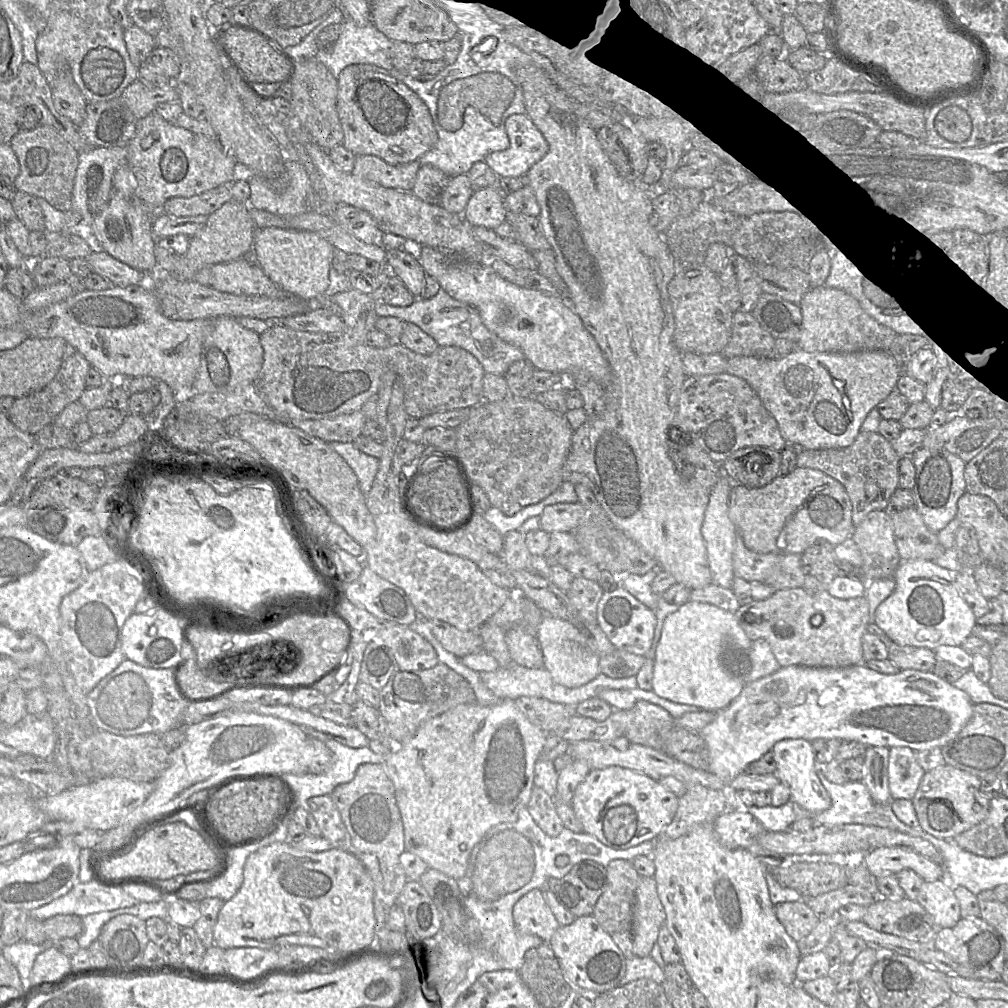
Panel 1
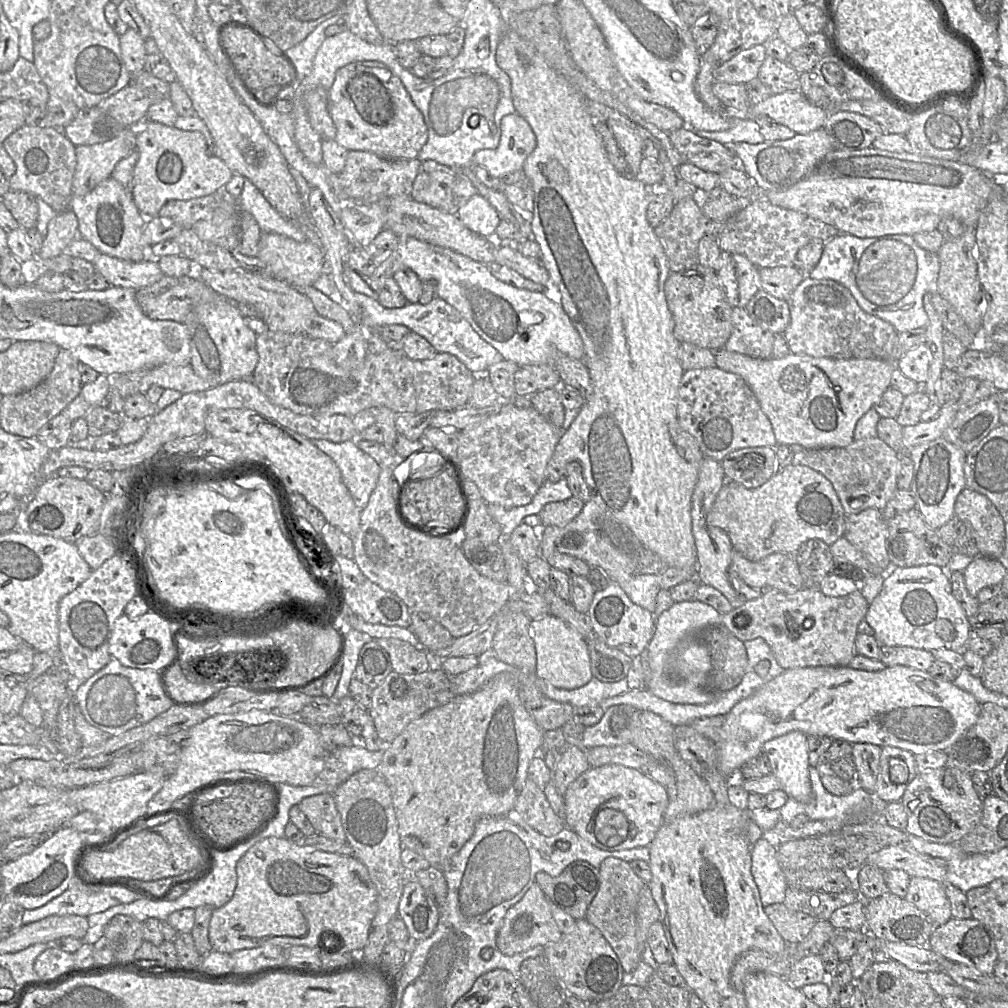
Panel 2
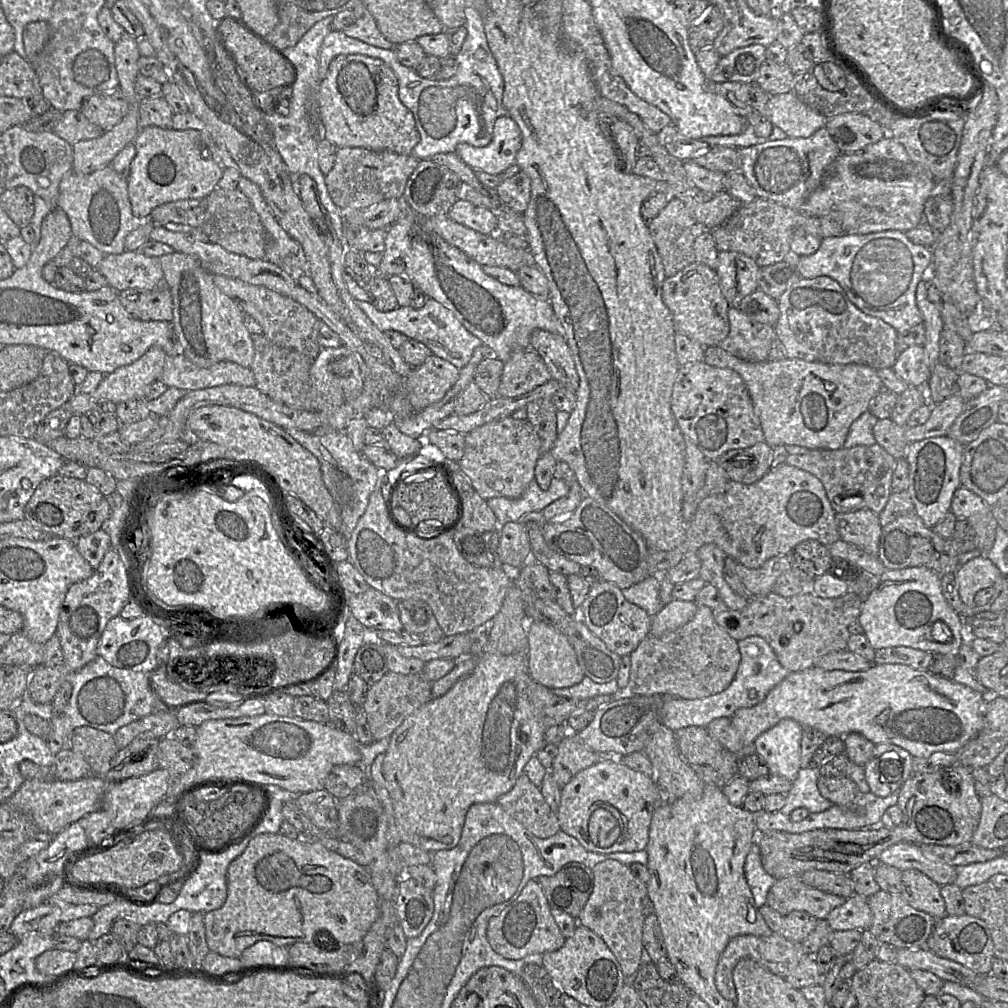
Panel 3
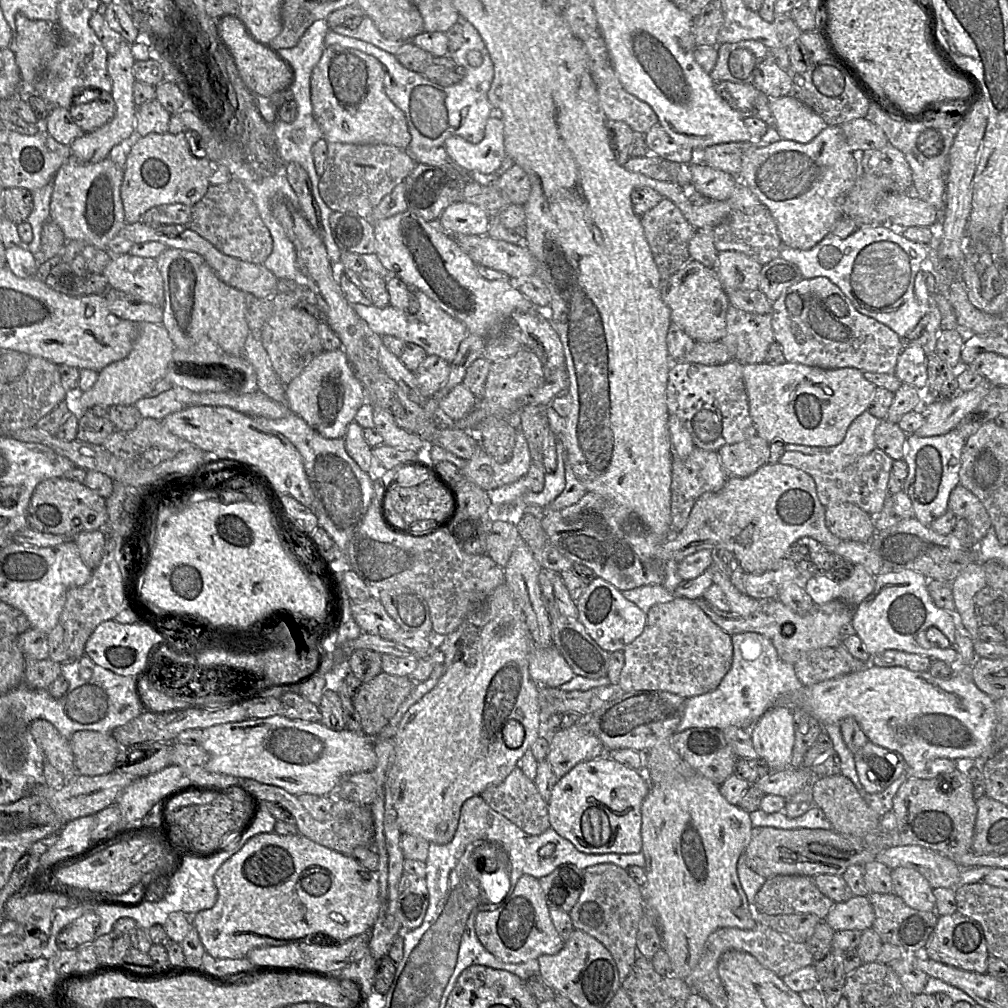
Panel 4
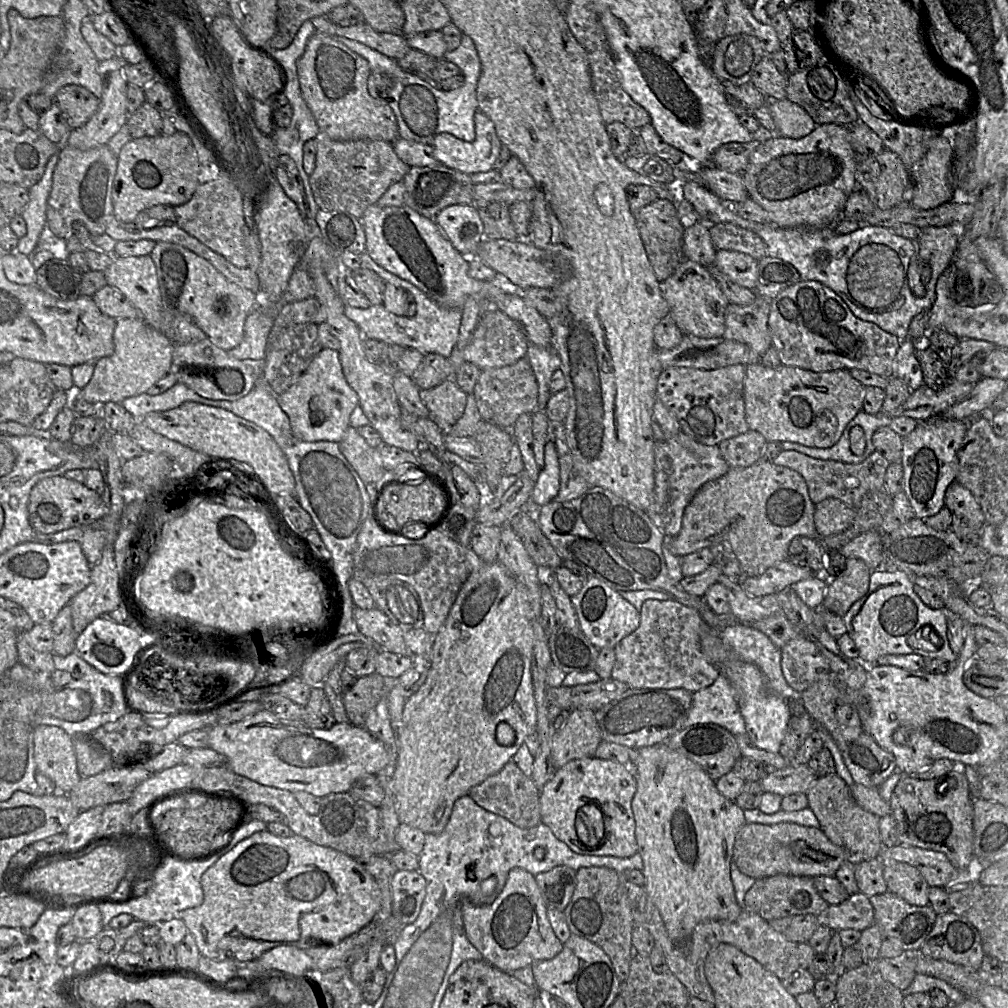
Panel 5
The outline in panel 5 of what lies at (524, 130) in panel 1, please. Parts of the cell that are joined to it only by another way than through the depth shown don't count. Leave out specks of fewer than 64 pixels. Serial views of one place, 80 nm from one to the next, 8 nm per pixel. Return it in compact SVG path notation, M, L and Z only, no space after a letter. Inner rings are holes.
M477 111L474 116L475 140L463 141L449 133L441 133L432 143L433 155L446 167L472 175L493 169L502 143L495 124L485 114Z

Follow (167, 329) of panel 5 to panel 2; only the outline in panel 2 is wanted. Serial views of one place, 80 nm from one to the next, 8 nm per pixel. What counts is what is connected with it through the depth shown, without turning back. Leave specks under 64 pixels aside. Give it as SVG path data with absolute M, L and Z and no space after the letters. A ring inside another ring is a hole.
M100 253L93 265L95 272L101 274L110 286L138 290L163 277L157 259L132 262Z

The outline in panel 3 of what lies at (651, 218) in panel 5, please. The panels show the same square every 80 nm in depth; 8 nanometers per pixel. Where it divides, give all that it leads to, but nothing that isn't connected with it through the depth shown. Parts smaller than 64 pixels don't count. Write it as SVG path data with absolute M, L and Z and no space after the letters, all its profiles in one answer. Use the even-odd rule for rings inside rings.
M671 196L667 205L659 214L647 222L650 234L661 257L666 277L670 277L696 262L693 243L702 233L711 232L689 213L679 196Z

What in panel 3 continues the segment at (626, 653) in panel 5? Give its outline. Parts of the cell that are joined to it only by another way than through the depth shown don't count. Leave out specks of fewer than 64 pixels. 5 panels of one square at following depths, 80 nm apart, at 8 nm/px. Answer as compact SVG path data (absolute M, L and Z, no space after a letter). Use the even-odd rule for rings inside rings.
M698 604L694 616L683 626L661 637L648 635L630 654L629 682L624 689L632 695L677 697L681 699L701 699L720 693L733 681L741 655L738 644L713 618L709 607Z

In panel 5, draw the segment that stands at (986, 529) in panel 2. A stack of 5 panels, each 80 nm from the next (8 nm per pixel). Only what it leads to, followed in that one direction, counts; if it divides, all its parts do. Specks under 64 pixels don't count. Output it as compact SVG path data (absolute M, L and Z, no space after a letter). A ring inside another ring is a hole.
M957 481L952 482L945 491L944 505L952 514L964 515L974 525L983 527L984 514L972 493Z

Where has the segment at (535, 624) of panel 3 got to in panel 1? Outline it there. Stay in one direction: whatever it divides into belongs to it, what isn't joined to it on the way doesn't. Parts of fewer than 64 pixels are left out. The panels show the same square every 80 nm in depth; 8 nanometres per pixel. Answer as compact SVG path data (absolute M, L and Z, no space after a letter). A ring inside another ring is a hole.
M545 614L535 635L543 654L543 668L557 684L577 688L600 674L599 656L592 651L585 636L570 622Z

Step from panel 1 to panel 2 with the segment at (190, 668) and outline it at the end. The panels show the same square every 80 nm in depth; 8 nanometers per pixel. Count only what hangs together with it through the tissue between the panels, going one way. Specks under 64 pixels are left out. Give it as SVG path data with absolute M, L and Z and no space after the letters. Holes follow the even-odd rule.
M176 660L162 671L162 682L166 693L175 704L203 704L231 685L228 682L214 684L192 682L184 675Z

